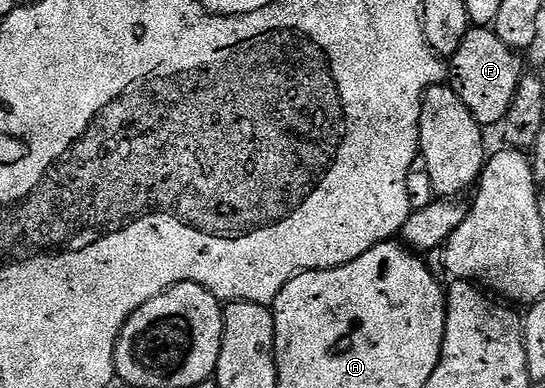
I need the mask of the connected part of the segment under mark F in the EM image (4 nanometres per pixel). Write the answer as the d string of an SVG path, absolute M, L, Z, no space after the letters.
M469 27L466 38L462 38L462 46L450 58L448 80L450 87L466 102L466 110L474 114L481 126L488 124L503 125L506 110L510 110L510 102L514 102L514 90L518 90L520 81L526 75L521 53L514 52L491 27Z

